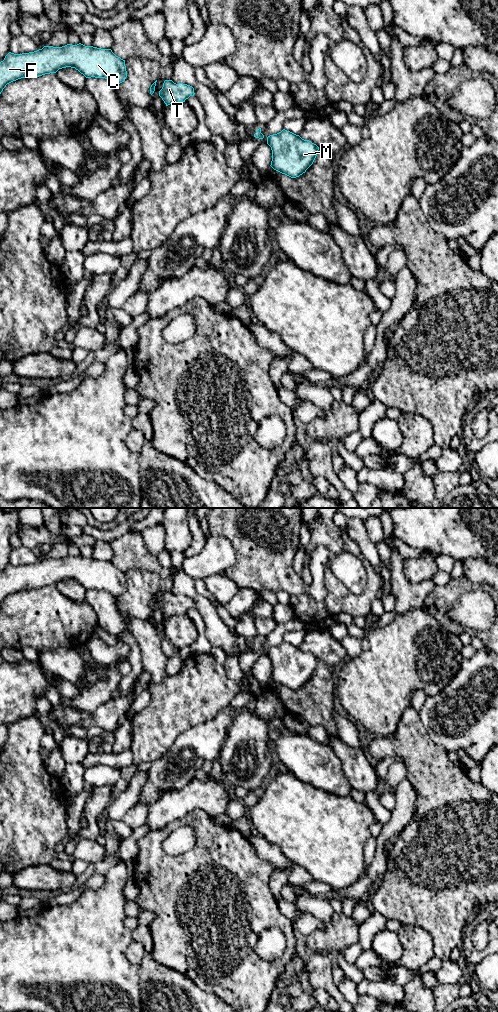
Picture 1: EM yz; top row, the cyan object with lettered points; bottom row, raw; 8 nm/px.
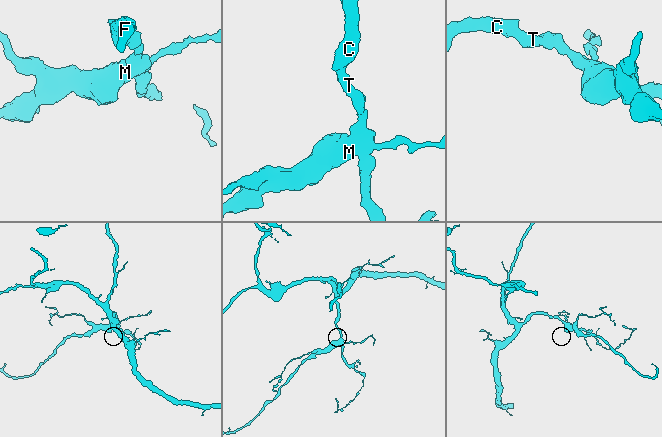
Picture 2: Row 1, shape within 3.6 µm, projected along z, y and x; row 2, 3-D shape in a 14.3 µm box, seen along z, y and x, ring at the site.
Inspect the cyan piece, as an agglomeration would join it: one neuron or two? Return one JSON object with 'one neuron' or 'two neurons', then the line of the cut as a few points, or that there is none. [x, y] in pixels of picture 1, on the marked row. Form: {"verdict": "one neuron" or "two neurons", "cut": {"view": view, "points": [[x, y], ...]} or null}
{"verdict": "one neuron", "cut": null}

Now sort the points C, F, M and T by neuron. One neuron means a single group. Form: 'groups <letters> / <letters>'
groups C F M T

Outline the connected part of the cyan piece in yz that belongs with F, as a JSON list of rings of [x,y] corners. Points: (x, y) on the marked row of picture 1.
[[[67,44],[62,47],[44,46],[34,52],[14,54],[9,52],[0,62],[0,94],[7,84],[25,77],[39,77],[56,73],[59,69],[71,67],[78,70],[86,78],[105,78],[114,85],[125,81],[127,71],[125,60],[116,56],[111,49],[101,49],[93,46]]]

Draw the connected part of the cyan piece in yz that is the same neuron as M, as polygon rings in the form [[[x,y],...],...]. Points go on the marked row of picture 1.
[[[285,129],[268,136],[267,144],[272,150],[270,166],[291,178],[305,173],[313,164],[319,150],[316,144]]]

